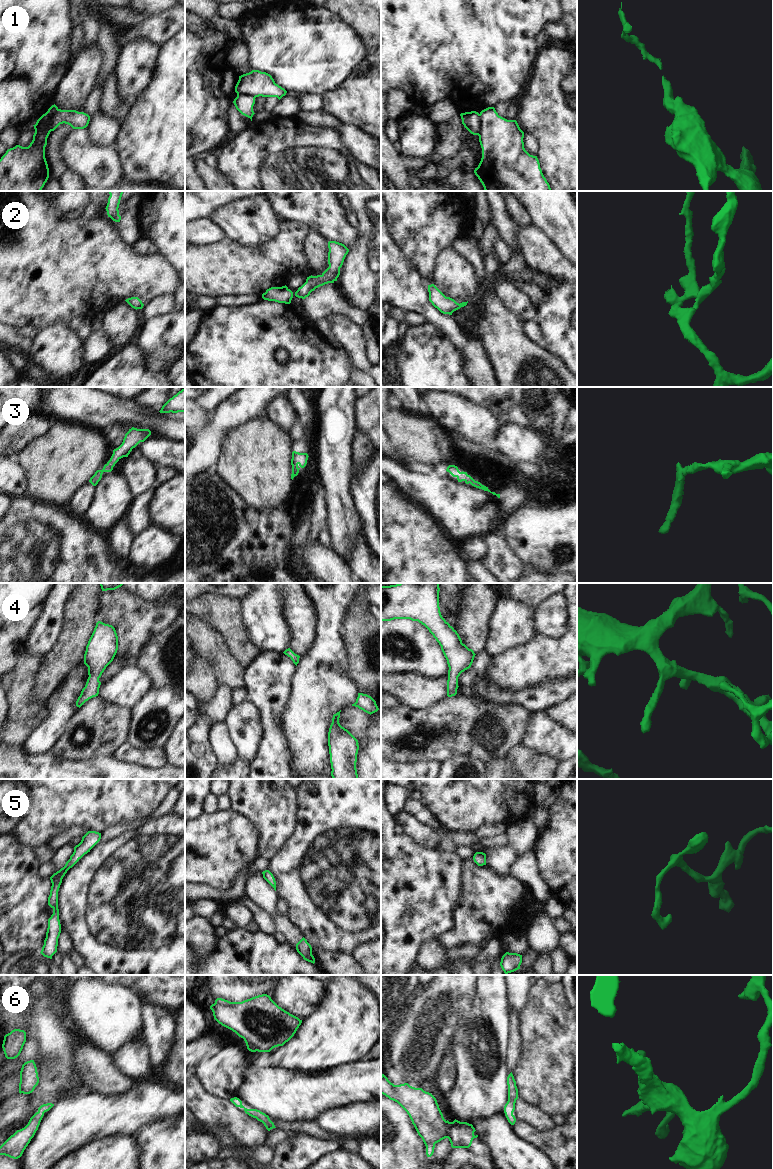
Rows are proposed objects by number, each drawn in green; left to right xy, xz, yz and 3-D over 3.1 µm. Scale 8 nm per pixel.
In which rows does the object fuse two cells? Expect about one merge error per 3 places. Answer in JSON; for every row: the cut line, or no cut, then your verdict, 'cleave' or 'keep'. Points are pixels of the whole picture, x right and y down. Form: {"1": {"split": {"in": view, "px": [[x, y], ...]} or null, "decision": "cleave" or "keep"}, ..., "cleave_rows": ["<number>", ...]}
{"1": {"split": {"in": "yz", "px": [[480, 114], [481, 127], [477, 134]]}, "decision": "cleave"}, "2": {"split": null, "decision": "keep"}, "3": {"split": null, "decision": "keep"}, "4": {"split": null, "decision": "keep"}, "5": {"split": null, "decision": "keep"}, "6": {"split": null, "decision": "keep"}, "cleave_rows": ["1"]}

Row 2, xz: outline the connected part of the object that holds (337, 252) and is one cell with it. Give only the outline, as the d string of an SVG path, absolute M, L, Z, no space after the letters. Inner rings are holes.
M329 241L328 248L329 267L321 275L307 277L306 282L295 292L296 297L305 299L316 288L337 281L340 275L340 268L349 249L344 244L336 241Z

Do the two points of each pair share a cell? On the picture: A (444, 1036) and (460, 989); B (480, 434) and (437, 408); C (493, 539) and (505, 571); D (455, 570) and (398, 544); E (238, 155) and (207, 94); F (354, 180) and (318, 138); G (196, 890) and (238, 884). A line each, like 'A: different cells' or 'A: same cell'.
A: same cell
B: same cell
C: same cell
D: same cell
E: different cells
F: same cell
G: same cell

